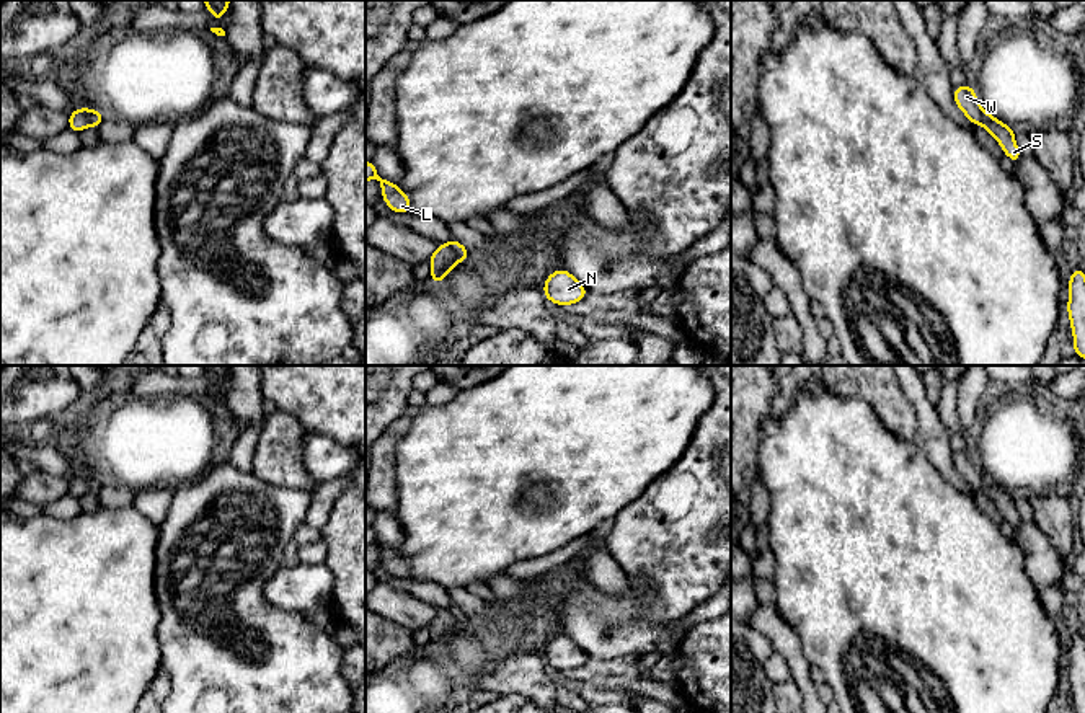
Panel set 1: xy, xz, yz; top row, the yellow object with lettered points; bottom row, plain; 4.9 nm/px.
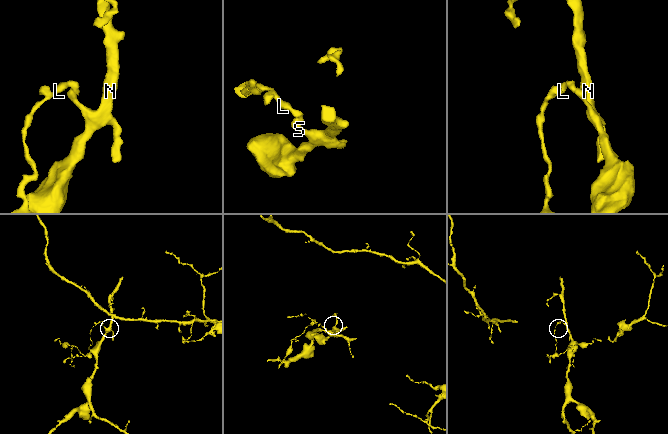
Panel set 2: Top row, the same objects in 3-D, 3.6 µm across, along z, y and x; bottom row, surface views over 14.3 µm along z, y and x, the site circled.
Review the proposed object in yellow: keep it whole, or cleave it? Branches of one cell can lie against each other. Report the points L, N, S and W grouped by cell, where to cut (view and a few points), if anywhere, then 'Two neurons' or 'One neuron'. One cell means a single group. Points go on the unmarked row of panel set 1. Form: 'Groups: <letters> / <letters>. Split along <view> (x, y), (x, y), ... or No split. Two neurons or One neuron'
Groups: L W / N S. Split along xy (82, 473), (88, 490). Two neurons

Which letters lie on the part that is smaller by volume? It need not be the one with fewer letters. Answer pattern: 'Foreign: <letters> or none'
Foreign: L, W

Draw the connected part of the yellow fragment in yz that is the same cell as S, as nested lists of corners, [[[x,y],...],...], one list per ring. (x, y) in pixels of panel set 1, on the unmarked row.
[[[987,476],[984,481],[984,493],[1000,509],[1003,520],[1007,520],[1013,529],[1021,525],[1021,519],[1015,506],[1015,494],[1008,493]]]

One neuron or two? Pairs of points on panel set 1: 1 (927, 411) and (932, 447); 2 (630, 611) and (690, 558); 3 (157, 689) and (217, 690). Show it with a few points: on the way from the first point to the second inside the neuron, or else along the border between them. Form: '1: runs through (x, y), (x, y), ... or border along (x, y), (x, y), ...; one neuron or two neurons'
1: runs through (929, 420), (932, 439); one neuron
2: border along (628, 575), (651, 583), (642, 619), (671, 624); two neurons
3: border along (162, 664), (170, 679), (168, 695); two neurons

